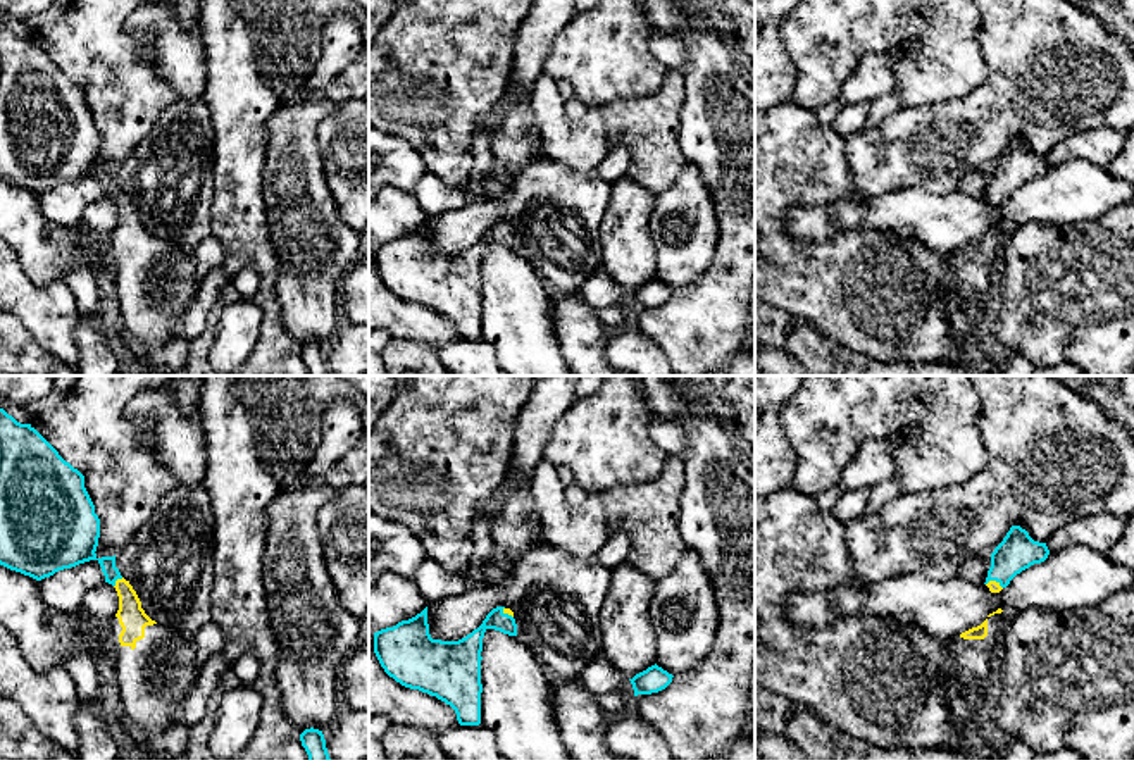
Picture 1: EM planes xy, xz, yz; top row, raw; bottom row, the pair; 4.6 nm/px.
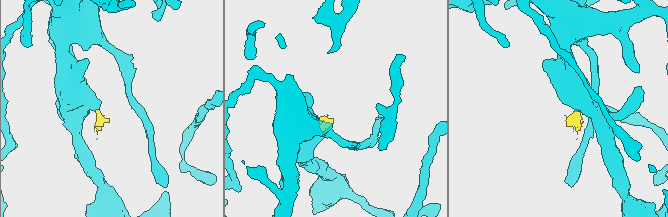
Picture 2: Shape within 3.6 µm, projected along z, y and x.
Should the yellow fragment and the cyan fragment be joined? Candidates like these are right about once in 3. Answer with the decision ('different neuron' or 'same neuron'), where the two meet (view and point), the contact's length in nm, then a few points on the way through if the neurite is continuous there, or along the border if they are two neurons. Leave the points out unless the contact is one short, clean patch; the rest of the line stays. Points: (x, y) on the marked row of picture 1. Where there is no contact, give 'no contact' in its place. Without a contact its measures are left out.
same neuron; meets yellow in xy at (116, 581); contact 60 nm long; runs through xy (131, 617), (128, 597), (116, 581), (111, 571), (78, 543)

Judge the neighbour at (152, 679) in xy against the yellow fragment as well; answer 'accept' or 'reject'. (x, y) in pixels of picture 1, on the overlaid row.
accept

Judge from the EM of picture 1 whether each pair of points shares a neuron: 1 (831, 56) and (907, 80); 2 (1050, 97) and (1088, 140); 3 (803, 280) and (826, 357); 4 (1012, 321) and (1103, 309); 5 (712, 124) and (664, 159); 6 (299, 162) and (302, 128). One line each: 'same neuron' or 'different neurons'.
1: same neuron
2: different neurons
3: different neurons
4: same neuron
5: different neurons
6: same neuron

